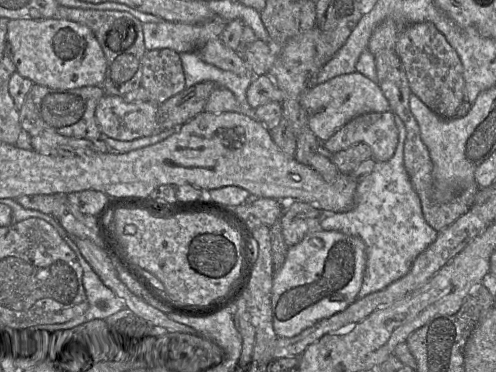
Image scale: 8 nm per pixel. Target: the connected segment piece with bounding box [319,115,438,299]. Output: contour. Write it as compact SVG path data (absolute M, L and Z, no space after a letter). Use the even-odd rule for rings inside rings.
M396 115L394 120L398 129L398 144L394 155L386 162L376 162L372 172L358 183L353 209L342 213L327 213L319 225L322 230L359 237L365 243L366 268L357 299L380 291L406 275L416 257L438 235L426 222L419 196L404 167L405 125Z

